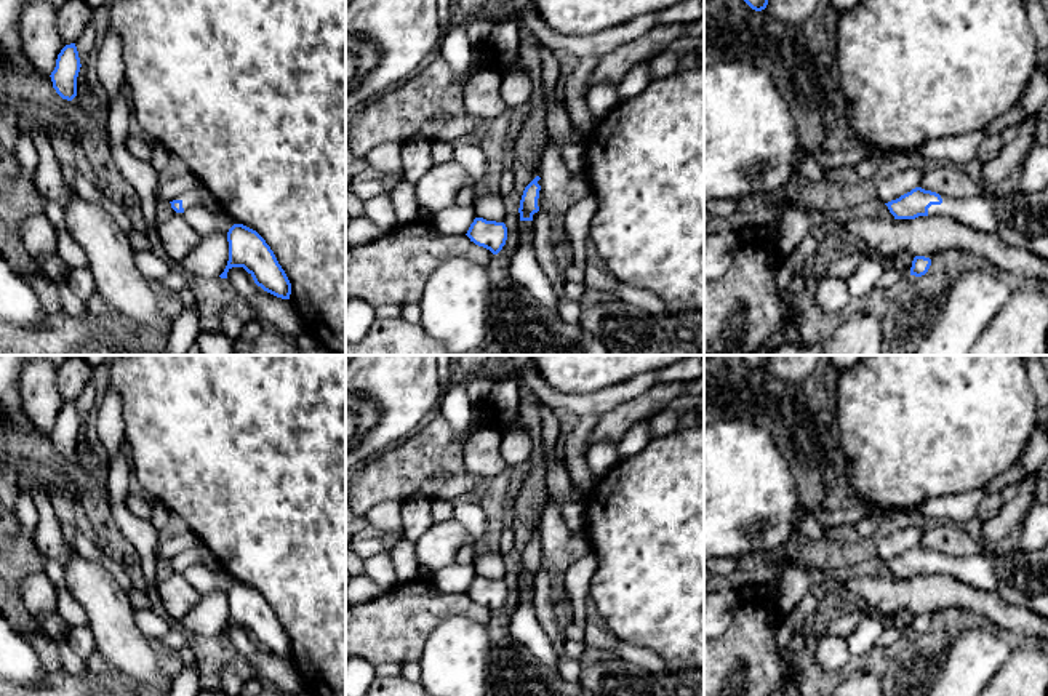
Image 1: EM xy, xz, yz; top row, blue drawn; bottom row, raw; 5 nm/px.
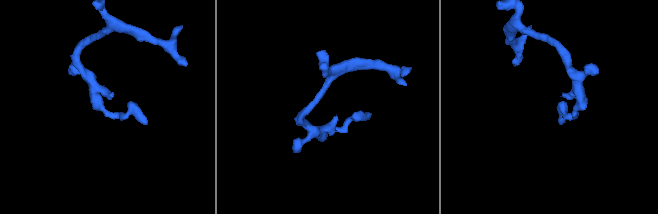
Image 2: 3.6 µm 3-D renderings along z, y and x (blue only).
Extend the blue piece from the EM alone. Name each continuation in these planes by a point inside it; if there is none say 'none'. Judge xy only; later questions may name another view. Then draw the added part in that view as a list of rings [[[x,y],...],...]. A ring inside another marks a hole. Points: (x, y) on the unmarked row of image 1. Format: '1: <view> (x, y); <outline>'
1: xy (189, 557); [[[198,542],[194,547],[178,554],[174,558],[181,558],[182,560],[182,566],[184,570],[192,566],[192,565],[200,565],[200,555],[203,550],[203,544]]]

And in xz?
1: xz (525, 629); [[[533,573],[531,579],[523,579],[525,590],[520,592],[517,606],[510,614],[510,638],[525,646],[546,669],[558,670],[557,653],[534,611],[533,587],[536,573]]]

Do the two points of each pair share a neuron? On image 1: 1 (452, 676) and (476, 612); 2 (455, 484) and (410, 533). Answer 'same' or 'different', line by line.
1: different
2: different

